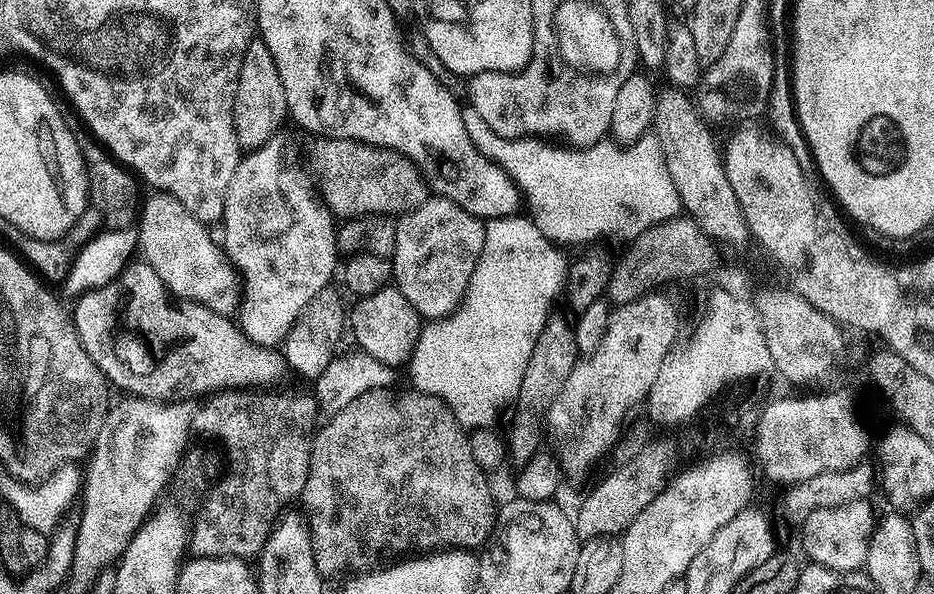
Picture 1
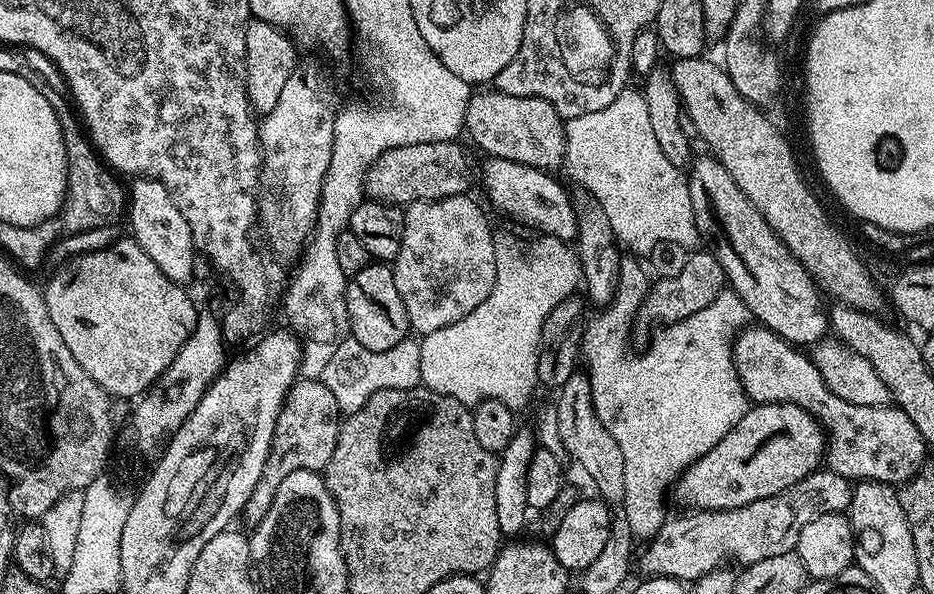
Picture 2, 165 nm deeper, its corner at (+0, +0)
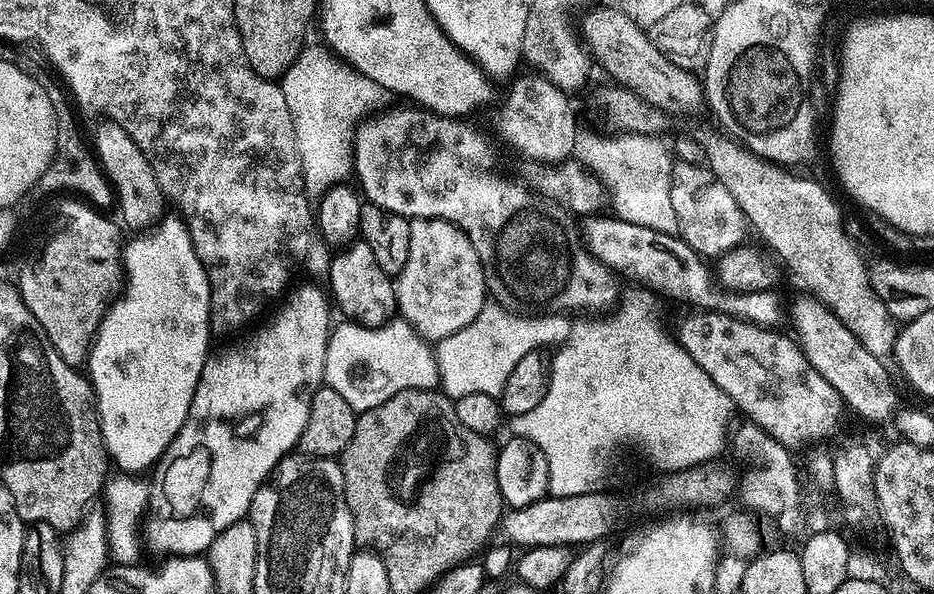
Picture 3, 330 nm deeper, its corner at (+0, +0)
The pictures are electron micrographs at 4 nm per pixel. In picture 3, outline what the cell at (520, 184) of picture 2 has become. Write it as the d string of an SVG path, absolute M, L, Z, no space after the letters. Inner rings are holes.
M593 214L583 217L582 239L585 248L598 262L606 265L617 277L632 280L633 285L647 288L657 297L665 296L668 300L677 300L680 304L693 304L693 309L720 312L724 316L733 316L739 320L748 320L763 328L775 329L780 320L780 300L775 291L767 292L726 292L714 281L705 257L699 256L693 248L680 239L679 235L671 236L658 230L650 230L650 226L638 226L634 222L626 222L615 214Z

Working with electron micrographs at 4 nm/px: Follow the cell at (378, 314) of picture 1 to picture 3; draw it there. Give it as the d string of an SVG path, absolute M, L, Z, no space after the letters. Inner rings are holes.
M363 242L349 244L347 248L337 251L332 257L332 265L328 267L327 283L332 283L330 296L345 312L347 319L354 324L367 328L380 328L397 315L396 286L393 277L378 266L378 258L374 258L374 250Z

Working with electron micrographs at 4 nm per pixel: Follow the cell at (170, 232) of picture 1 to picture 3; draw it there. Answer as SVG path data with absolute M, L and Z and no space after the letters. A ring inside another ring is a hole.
M104 122L101 125L96 132L94 153L109 184L118 193L118 207L120 206L120 212L124 215L123 227L140 228L136 230L151 229L166 212L164 191L158 186L158 178L154 174L152 164L146 158L146 154L138 150L134 138L130 138L130 134L122 130L122 126L111 122Z

